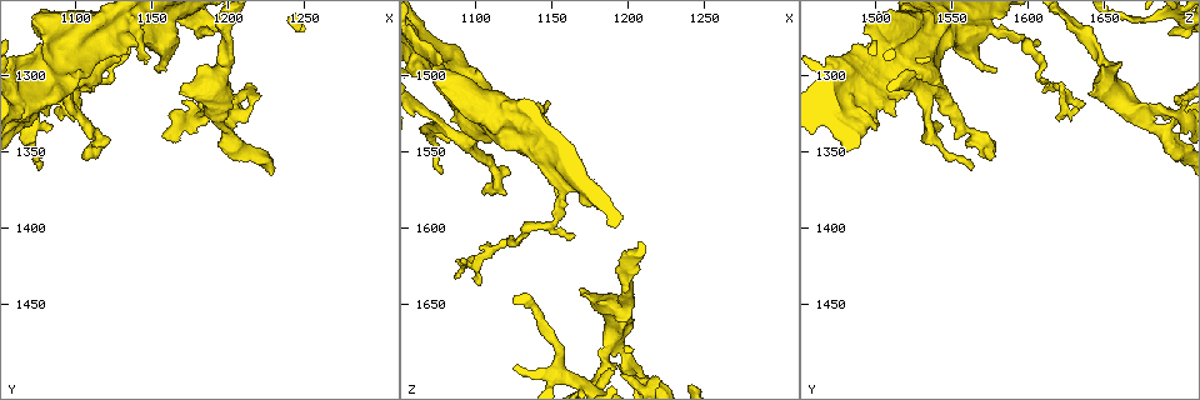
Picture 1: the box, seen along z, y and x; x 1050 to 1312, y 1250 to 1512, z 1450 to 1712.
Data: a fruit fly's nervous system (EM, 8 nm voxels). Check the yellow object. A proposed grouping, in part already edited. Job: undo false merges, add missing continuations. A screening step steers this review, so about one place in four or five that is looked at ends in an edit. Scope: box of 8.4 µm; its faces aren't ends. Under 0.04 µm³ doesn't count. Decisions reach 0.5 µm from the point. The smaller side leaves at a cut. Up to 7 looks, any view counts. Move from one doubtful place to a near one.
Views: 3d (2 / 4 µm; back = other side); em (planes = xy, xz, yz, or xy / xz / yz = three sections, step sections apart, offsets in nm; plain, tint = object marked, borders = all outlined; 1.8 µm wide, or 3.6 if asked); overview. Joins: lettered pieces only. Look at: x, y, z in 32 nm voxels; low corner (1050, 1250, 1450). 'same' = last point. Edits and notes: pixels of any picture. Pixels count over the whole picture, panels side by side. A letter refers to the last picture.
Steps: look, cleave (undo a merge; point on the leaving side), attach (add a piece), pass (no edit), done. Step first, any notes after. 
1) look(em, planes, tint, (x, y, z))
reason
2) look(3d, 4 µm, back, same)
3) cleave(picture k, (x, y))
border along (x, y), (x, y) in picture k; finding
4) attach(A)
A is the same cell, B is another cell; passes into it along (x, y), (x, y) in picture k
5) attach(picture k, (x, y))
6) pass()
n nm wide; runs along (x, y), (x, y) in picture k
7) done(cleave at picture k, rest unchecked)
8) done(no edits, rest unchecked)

look(em, xy, step 4, tint, (1170, 1314, 1640))
branch stops here

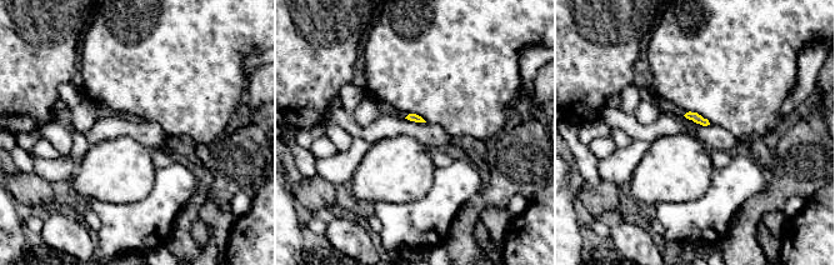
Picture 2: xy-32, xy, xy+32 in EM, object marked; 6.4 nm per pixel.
look(em, xy, step 4, borders, same)

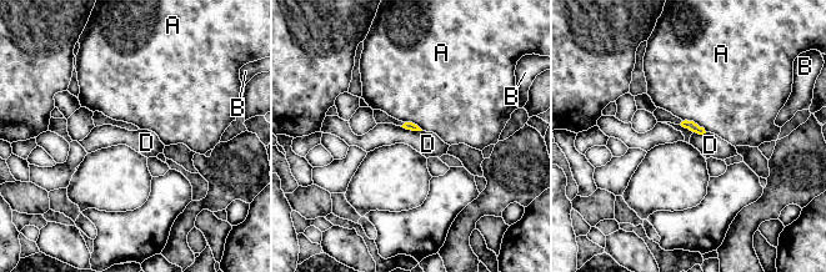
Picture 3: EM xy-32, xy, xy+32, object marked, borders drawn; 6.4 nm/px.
pass()
A, B and D are other cells; border along (400, 126), (408, 130), (421, 131) in picture 3; none of them fits

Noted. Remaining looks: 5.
look(em, 3.6 µm, planes, borders, (1134, 1274, 1544))
sudden change in width

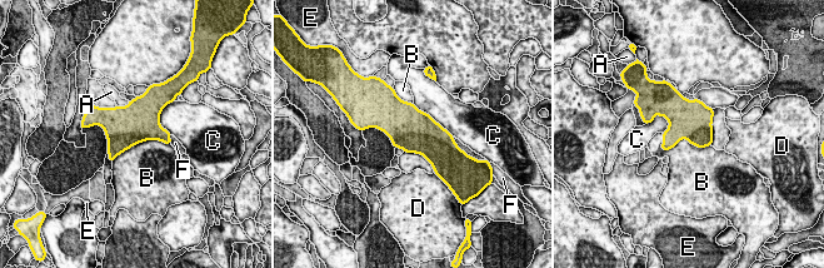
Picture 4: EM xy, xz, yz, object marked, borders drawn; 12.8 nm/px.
pass()
480 nm wide; A, B, C, D, E and F are other cells; border along (710, 145), (680, 139), (660, 149) in picture 4; one cell here

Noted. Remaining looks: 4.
look(3d, 2 µm, (1102, 1320, 1634))
branch stops here

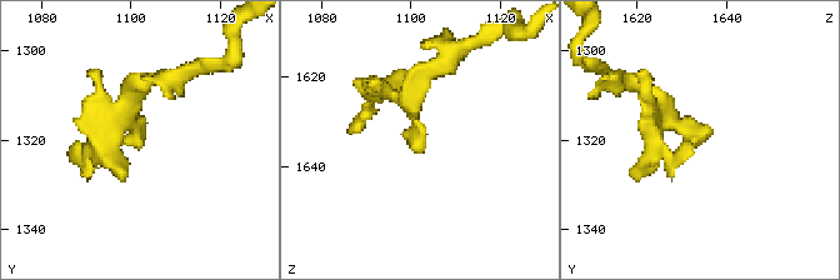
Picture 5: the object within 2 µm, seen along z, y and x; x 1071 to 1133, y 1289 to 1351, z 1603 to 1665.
look(em, planes, borders, (1103, 1320, 1636))
now the EM

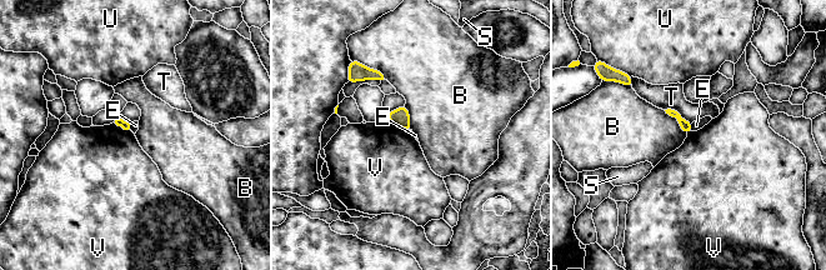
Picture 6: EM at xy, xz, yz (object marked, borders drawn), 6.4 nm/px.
pass()
B, E, S, T, U and V are other cells; no lettered piece goes on from it

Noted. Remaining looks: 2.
done(no edits, rest unchecked)

